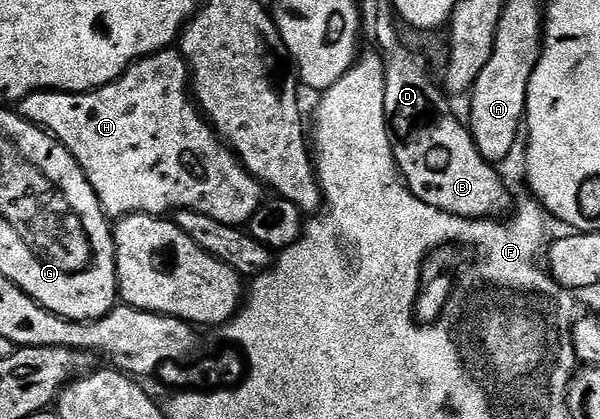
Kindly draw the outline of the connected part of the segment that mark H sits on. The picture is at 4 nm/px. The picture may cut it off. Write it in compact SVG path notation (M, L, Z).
M168 49L159 51L155 55L149 55L146 59L140 59L137 63L132 63L118 79L111 83L106 83L104 87L99 87L96 91L80 91L72 93L70 91L34 91L29 97L25 97L17 104L20 115L29 123L35 123L38 127L51 132L59 142L69 149L69 153L81 165L85 177L89 181L91 188L97 193L99 204L103 211L112 220L118 221L125 215L158 215L166 216L168 213L177 211L196 211L205 213L205 217L213 217L213 221L228 223L234 227L250 224L253 213L258 209L259 204L265 198L265 188L258 179L254 179L239 162L238 155L220 139L214 127L199 110L192 92L189 90L189 68L187 60L183 58L183 52L179 49Z

